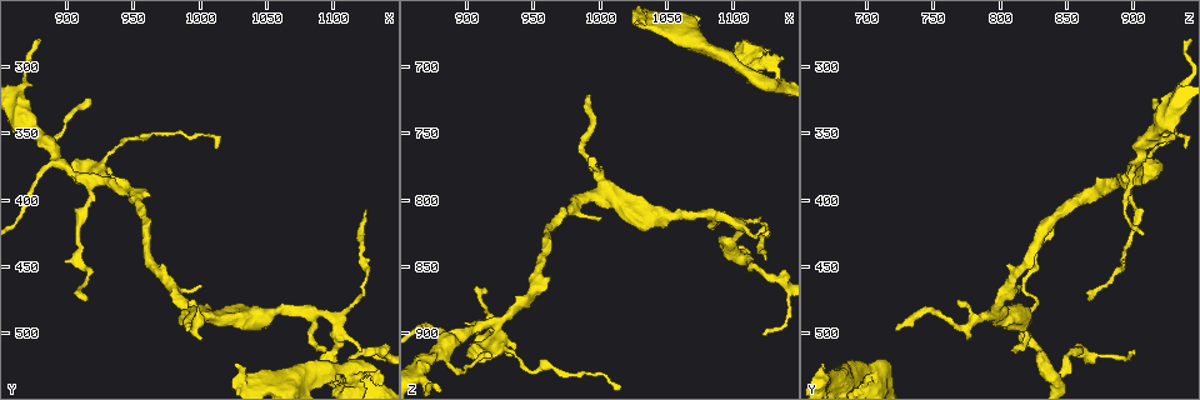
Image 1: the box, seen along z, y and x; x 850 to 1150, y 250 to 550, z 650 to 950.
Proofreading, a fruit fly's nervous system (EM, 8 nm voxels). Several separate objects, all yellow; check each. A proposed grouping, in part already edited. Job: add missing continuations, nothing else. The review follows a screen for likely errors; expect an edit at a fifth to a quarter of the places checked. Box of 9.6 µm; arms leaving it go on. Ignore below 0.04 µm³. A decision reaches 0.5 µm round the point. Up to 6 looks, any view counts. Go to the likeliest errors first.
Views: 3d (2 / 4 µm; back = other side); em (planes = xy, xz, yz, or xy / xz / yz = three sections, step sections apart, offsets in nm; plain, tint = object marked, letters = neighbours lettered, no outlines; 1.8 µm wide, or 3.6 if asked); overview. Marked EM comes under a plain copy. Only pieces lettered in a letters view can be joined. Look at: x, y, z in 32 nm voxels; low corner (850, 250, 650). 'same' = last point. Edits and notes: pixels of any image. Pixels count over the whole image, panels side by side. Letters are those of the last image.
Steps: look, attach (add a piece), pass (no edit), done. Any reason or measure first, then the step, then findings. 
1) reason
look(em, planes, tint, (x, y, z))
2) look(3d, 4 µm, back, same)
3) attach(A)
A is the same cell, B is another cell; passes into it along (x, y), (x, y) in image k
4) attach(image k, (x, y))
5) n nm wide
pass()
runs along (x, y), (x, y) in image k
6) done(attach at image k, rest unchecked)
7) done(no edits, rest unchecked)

four-way junction
look(em, xz, step 8, letters, (1108, 528, 704))

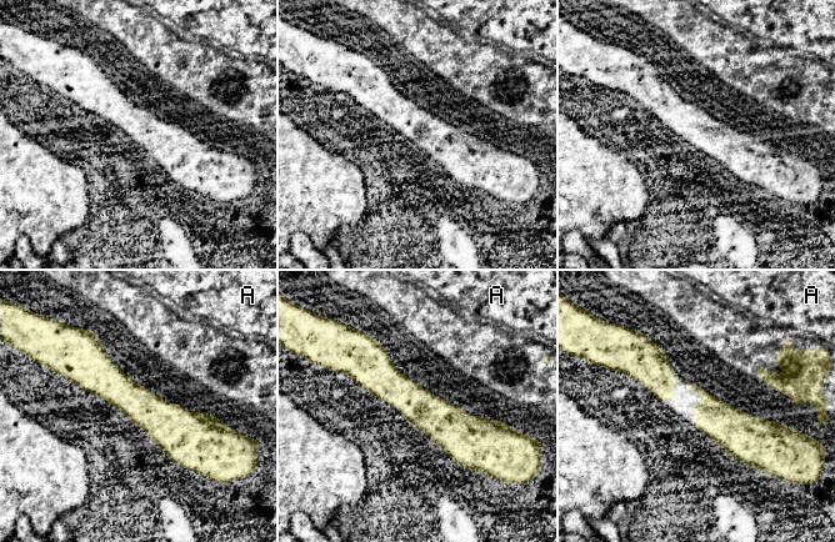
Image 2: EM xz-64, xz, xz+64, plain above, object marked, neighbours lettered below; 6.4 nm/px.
pass()
A is another cell; runs along (353, 374), (448, 425), (491, 423) in image 2; none of them fits

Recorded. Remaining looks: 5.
thin end
look(em, planes, letters, (990, 496, 722))

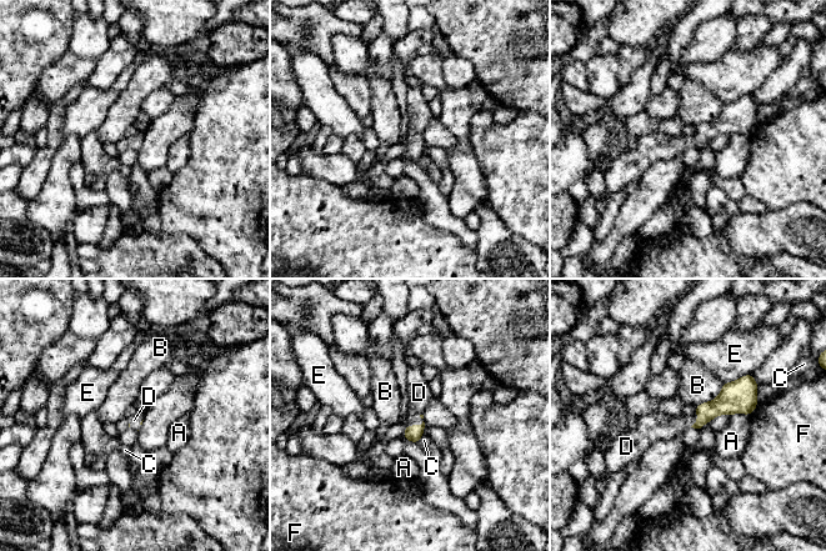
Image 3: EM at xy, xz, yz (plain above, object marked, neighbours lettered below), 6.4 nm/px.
attach(D)
D is the same cell, A, B, C, E and F are other cells; passes into it along (414, 432), (417, 425), (419, 392) in image 3; the neuron continues

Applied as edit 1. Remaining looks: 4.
done(attach at image 3, rest unchecked)

